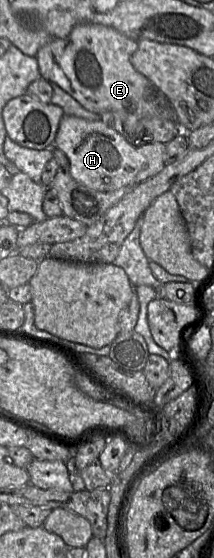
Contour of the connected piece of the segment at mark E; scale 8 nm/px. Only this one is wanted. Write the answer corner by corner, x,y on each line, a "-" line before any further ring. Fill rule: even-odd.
93,23
77,24
71,33
62,39
52,39
42,46
37,55
40,76
56,84
76,99
86,110
97,114
111,112
114,119
120,119
126,131
127,119
159,117
180,125
178,116
169,100
131,63
132,55
138,49
138,41
133,40
112,27

